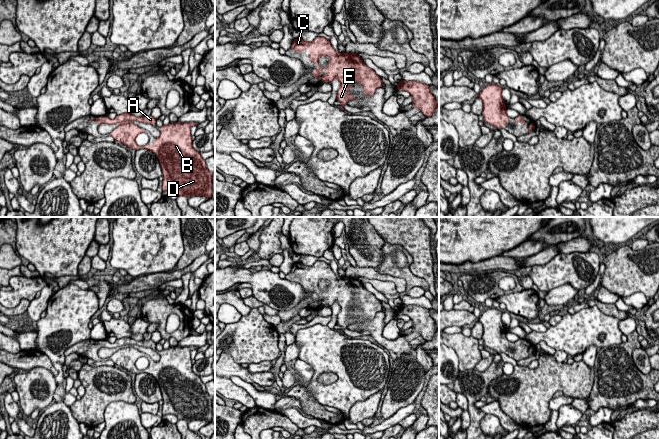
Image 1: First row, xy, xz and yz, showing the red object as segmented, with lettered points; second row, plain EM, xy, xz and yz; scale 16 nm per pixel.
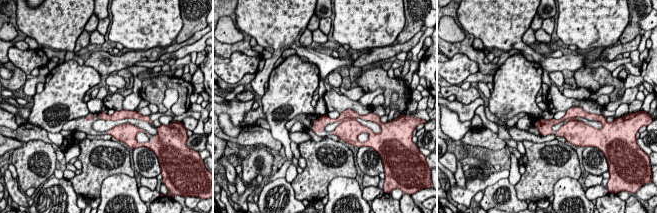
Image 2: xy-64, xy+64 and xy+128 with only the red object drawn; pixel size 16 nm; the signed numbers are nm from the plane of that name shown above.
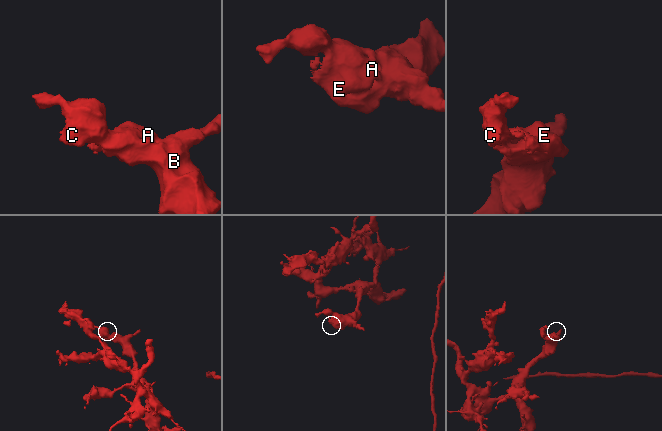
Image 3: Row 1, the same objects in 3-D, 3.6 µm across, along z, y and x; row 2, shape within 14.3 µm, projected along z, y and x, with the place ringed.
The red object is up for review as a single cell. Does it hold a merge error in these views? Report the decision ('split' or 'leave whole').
leave whole

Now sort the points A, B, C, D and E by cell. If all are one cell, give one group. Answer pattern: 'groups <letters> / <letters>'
groups A B C D E

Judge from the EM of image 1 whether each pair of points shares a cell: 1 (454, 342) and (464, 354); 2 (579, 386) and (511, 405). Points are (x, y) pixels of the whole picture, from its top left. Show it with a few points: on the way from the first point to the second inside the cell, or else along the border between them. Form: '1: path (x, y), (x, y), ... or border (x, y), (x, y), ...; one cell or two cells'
1: path (457, 345), (463, 351); one cell
2: path (562, 385), (539, 385), (528, 391); one cell

